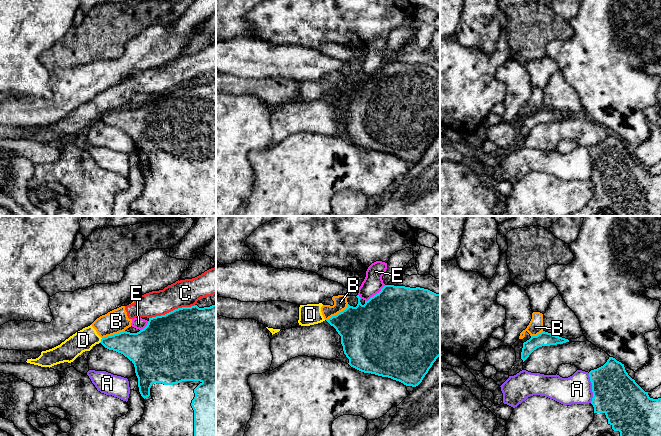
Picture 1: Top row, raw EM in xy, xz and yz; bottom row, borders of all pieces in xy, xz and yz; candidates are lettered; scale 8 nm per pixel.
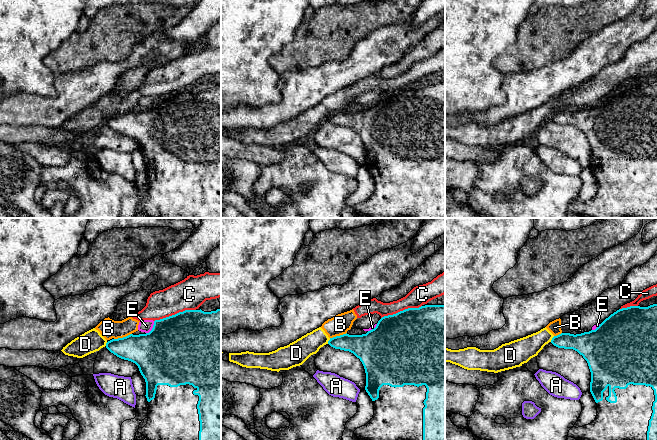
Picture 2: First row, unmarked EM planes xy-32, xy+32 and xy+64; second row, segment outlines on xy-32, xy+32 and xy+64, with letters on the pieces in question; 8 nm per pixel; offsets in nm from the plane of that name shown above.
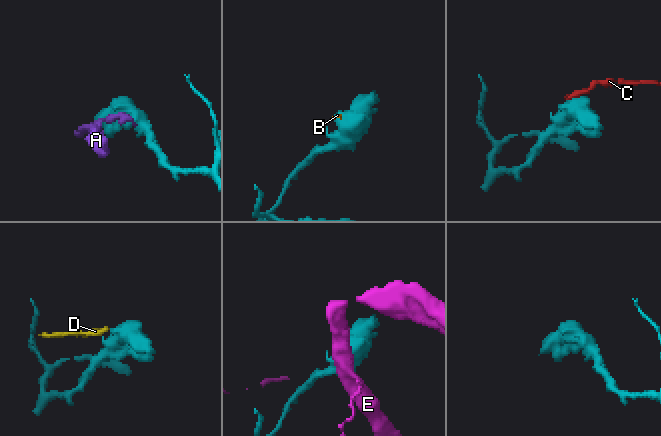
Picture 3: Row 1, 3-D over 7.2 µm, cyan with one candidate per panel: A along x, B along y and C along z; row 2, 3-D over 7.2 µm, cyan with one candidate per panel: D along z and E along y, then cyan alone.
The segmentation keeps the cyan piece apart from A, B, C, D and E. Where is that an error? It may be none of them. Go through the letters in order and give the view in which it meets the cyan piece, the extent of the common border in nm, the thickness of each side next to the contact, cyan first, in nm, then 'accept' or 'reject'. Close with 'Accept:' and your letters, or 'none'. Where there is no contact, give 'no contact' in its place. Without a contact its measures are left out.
A: yz | 240 nm | 360/240 nm | reject
B: xz | 220 nm | 400/110 nm | reject
C: xy | 380 nm | 500/220 nm | reject
D: xy | 50 nm | 200/170 nm | reject
E: xz | 220 nm | 500/160 nm | reject
Accept: none

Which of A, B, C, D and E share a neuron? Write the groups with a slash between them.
A / B C D / E

